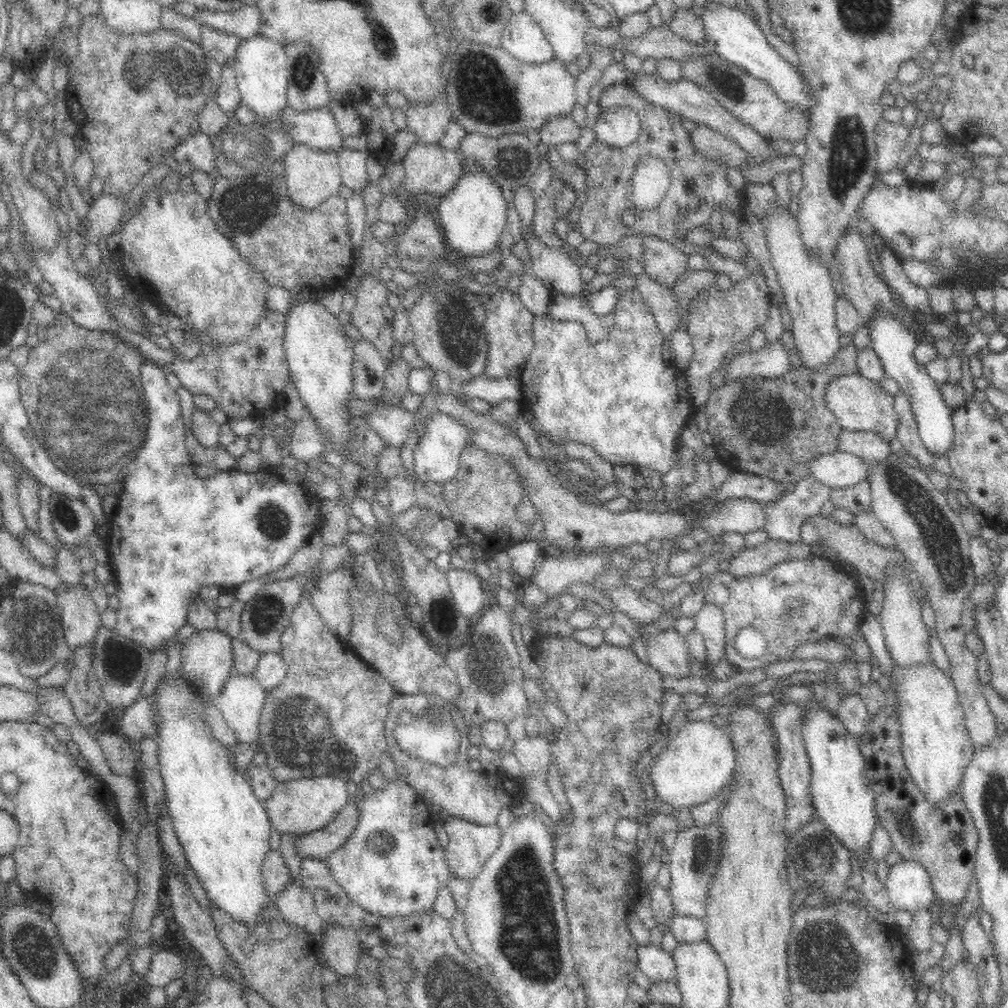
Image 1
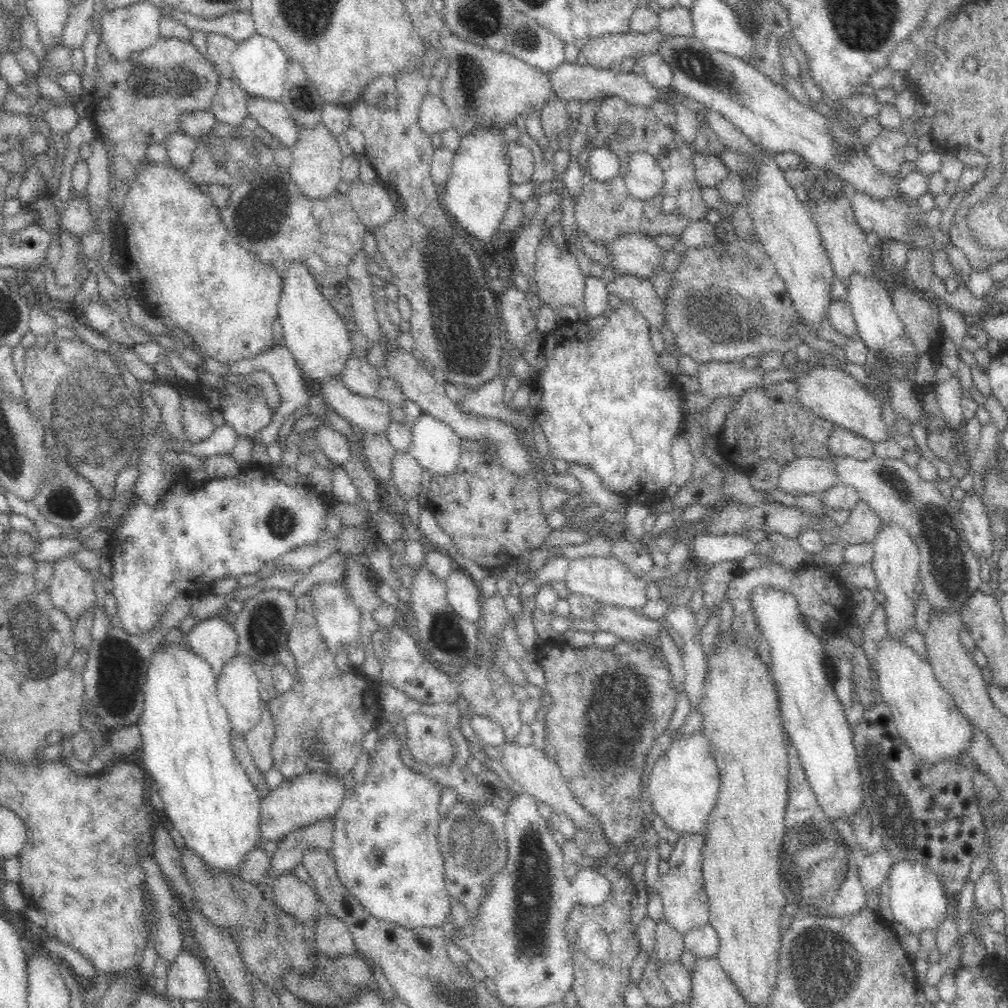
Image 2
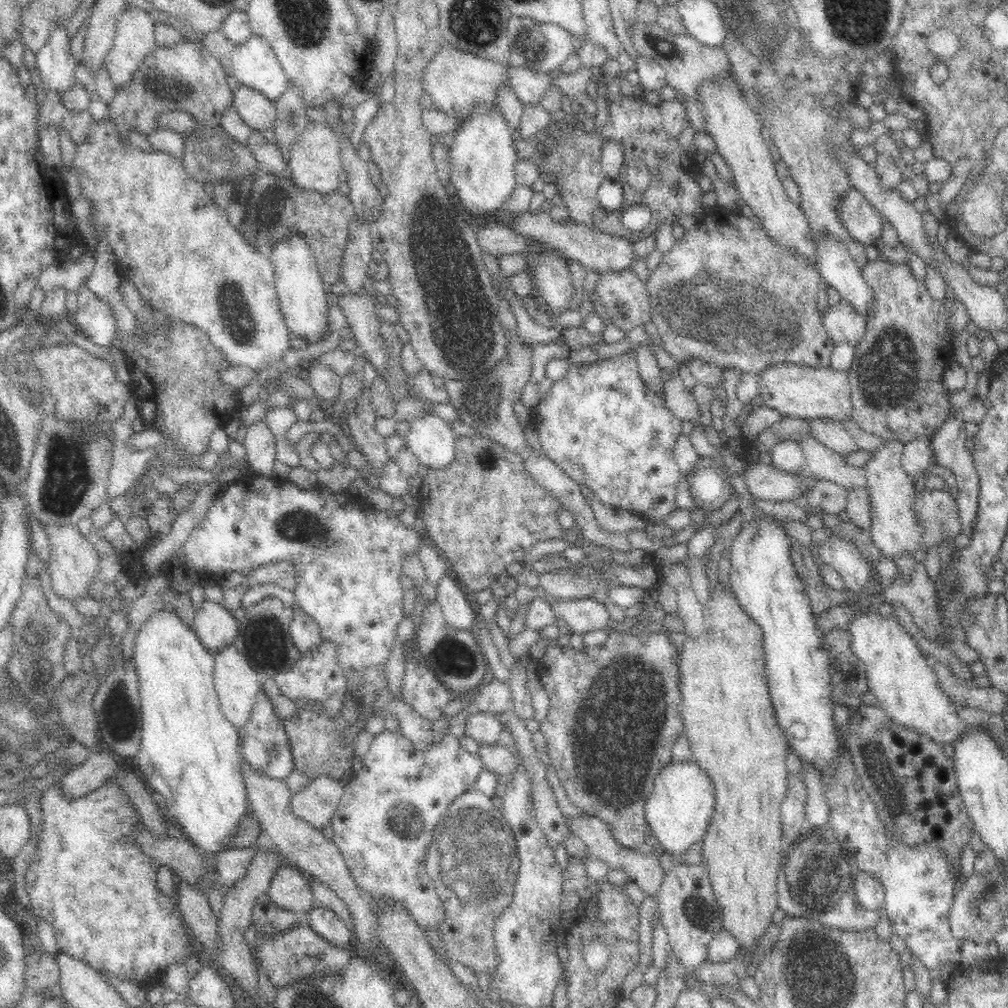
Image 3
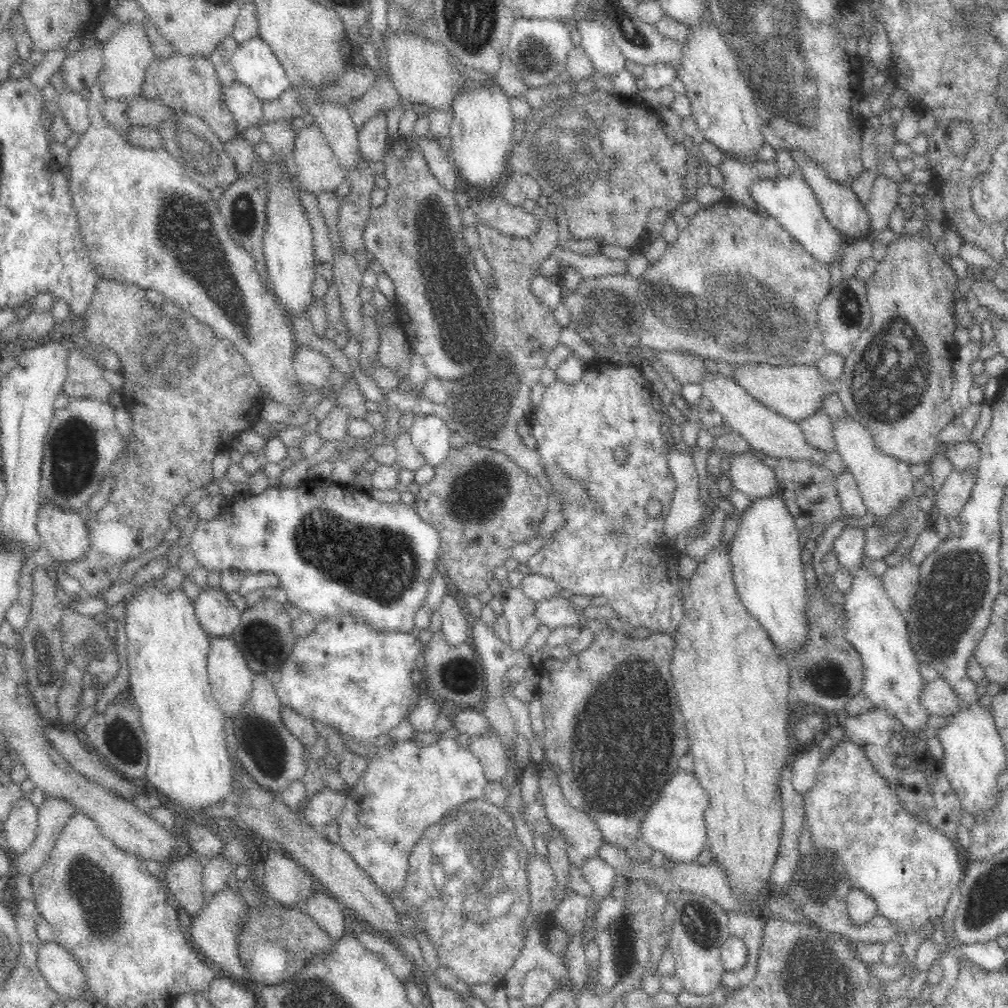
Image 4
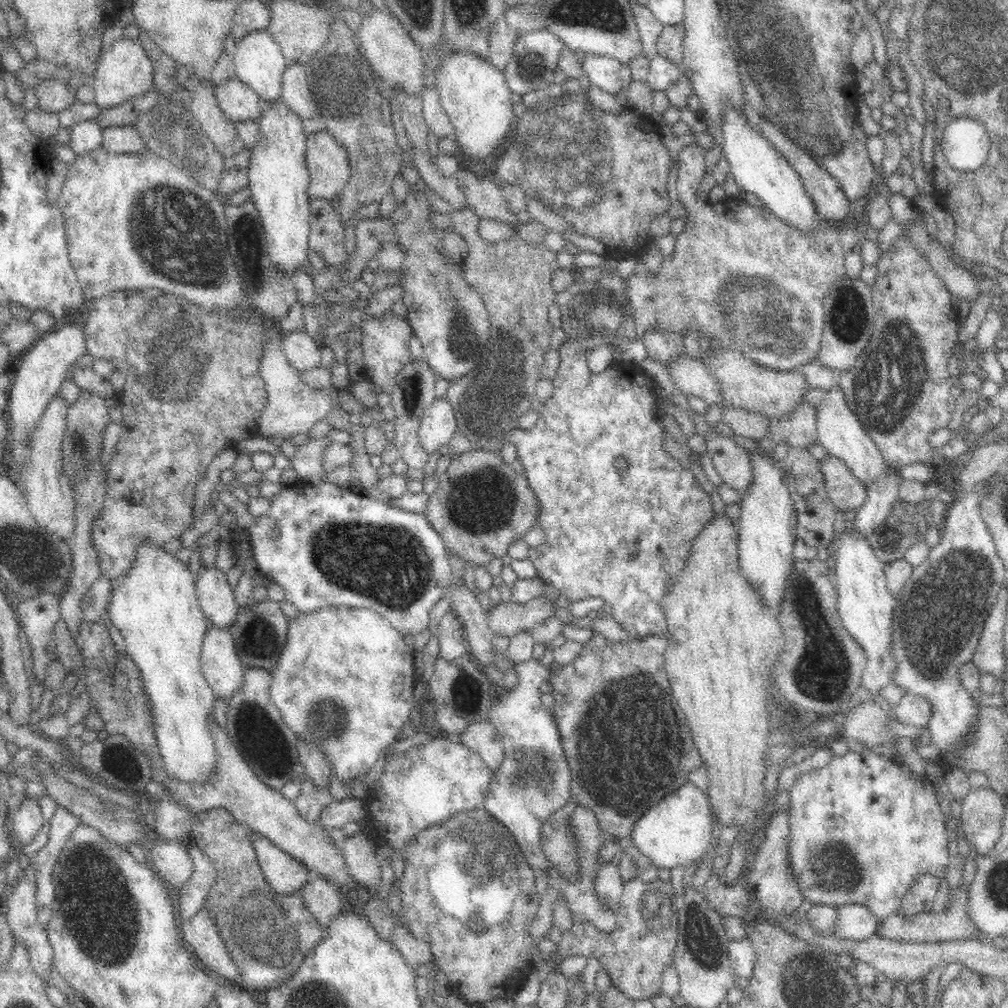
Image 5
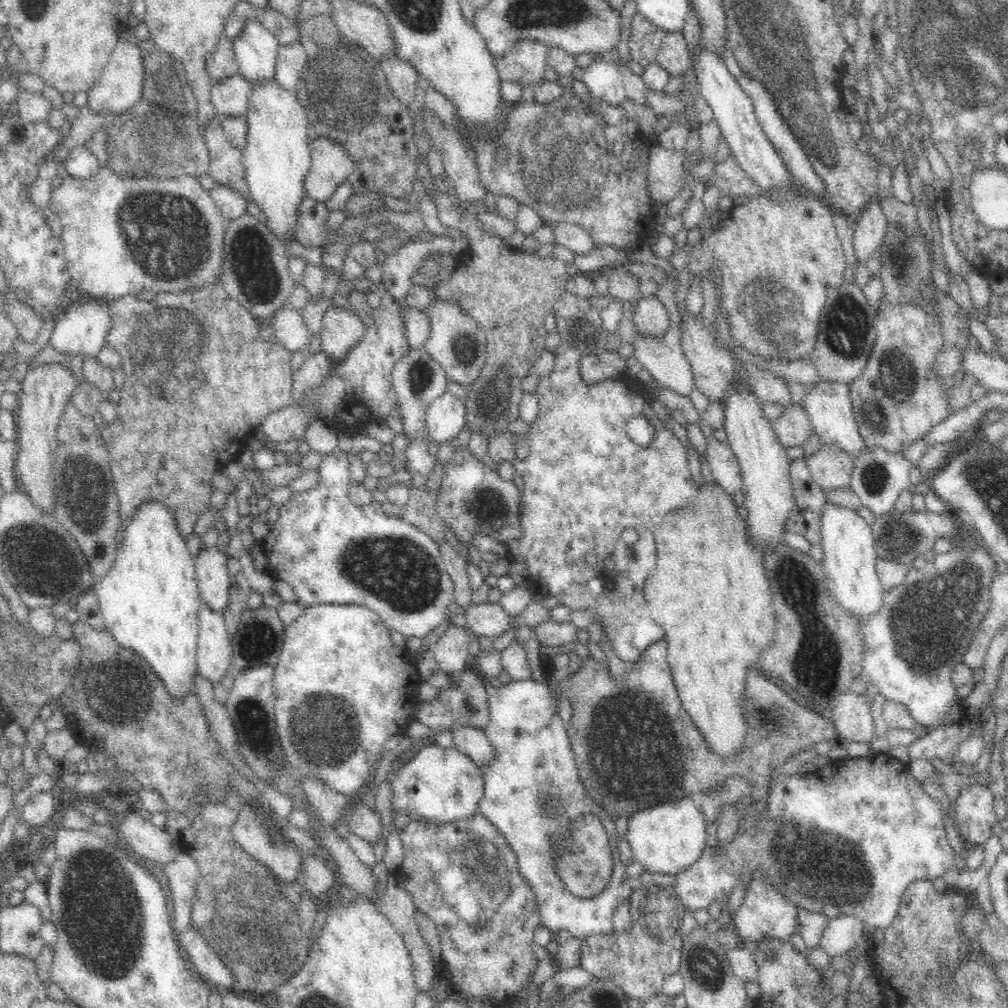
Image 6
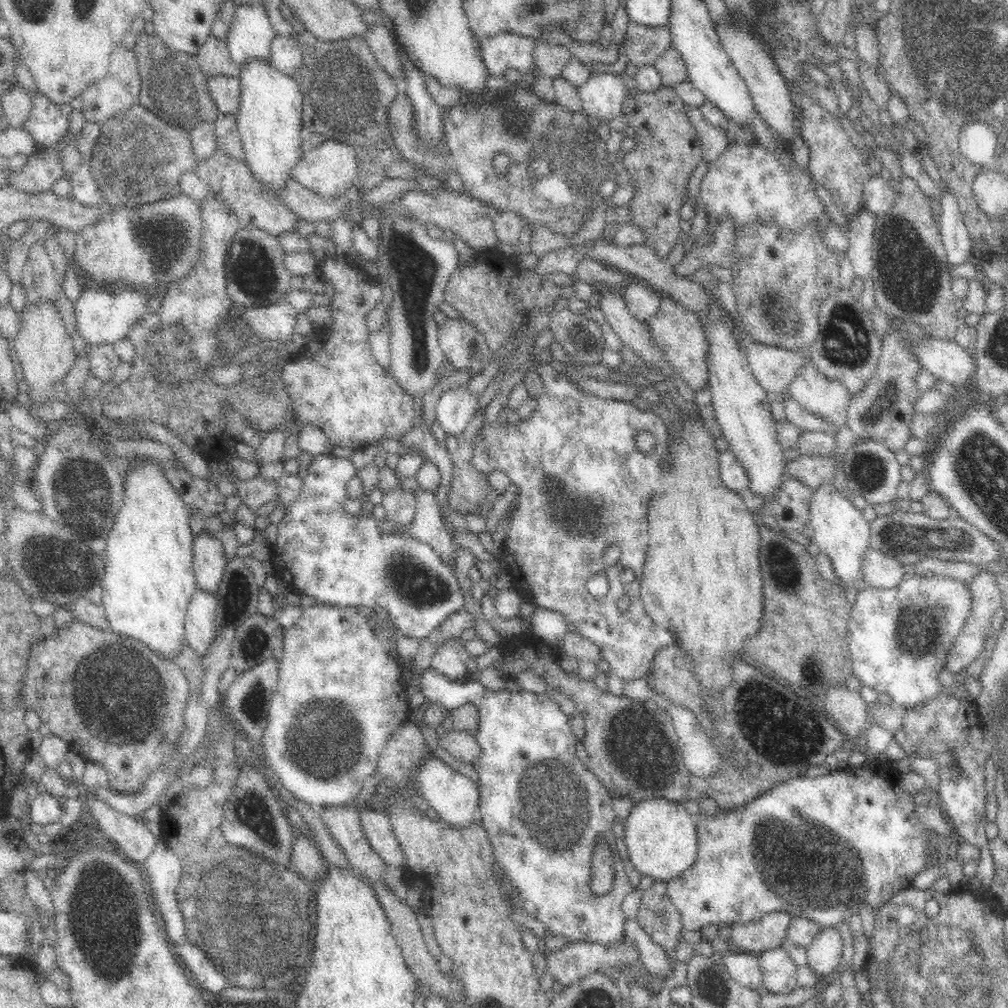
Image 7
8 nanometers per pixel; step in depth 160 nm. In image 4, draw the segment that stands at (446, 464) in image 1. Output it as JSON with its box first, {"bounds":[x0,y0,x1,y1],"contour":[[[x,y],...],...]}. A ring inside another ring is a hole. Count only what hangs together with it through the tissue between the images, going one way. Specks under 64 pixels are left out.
{"bounds":[409,413,451,469],"contour":[[[419,413],[409,429],[414,447],[424,456],[427,464],[436,469],[451,452],[449,425],[441,416]]]}

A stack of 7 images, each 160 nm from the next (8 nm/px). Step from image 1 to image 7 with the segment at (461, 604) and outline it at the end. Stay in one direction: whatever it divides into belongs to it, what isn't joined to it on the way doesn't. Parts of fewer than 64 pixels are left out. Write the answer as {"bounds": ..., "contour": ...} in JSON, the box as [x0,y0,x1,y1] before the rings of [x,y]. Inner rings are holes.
{"bounds":[431,639,469,682],"contour":[[[454,639],[437,648],[431,660],[431,668],[452,682],[462,682],[469,675],[466,666],[469,658],[465,642],[461,639]]]}

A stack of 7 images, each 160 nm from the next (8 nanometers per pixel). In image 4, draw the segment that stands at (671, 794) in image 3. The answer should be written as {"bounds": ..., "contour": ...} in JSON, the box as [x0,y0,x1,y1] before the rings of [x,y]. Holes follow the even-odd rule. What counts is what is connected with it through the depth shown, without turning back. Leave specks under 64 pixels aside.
{"bounds":[639,770,708,864],"contour":[[[678,770],[674,780],[666,783],[656,802],[648,809],[639,828],[639,836],[652,849],[662,853],[675,864],[697,861],[707,850],[708,827],[705,821],[705,810],[708,797],[701,783],[693,774]]]}

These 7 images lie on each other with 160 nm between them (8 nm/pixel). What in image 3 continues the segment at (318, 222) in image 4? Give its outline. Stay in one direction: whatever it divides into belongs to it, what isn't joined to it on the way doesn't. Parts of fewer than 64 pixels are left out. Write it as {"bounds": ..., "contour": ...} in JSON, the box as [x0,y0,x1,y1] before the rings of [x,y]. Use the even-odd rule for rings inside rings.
{"bounds":[246,131,292,181],"contour":[[[251,131],[246,150],[252,153],[258,161],[259,173],[266,173],[292,181],[289,164],[283,159],[276,143],[270,139],[267,133]]]}

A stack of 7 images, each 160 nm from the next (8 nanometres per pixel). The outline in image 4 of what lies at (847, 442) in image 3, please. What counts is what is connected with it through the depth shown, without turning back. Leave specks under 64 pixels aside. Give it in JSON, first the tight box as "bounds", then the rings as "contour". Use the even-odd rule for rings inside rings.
{"bounds":[797,409,835,453],"contour":[[[819,409],[809,418],[797,423],[805,437],[806,443],[817,450],[826,453],[835,448],[833,440],[832,415],[824,409]]]}

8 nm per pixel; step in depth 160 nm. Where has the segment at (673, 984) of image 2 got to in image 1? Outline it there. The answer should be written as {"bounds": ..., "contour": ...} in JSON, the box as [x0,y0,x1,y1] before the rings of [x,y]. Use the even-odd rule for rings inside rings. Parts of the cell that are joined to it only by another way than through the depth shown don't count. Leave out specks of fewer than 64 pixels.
{"bounds":[637,944,678,986],"contour":[[[650,944],[639,946],[637,954],[637,966],[648,977],[650,984],[674,982],[678,986],[678,971],[672,953]]]}

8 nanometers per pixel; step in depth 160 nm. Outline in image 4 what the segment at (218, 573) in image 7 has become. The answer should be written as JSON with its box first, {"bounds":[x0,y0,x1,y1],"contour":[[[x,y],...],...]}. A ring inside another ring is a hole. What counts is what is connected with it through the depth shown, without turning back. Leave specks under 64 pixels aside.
{"bounds":[193,587,241,638],"contour":[[[221,587],[200,589],[193,603],[198,622],[210,638],[232,635],[241,622],[241,612]]]}

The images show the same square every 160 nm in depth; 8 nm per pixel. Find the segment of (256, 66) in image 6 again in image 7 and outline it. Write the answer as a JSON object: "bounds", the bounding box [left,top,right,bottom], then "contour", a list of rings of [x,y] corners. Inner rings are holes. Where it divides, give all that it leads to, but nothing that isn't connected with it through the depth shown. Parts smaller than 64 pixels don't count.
{"bounds":[226,2,276,65],"contour":[[[258,2],[238,5],[234,10],[234,17],[226,34],[226,46],[231,59],[238,65],[244,64],[250,58],[269,60],[270,44],[276,35],[264,5]]]}

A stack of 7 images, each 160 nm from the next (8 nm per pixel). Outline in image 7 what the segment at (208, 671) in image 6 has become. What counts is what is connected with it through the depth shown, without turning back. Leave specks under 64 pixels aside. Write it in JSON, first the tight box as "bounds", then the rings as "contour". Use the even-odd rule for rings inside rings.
{"bounds":[184,584,217,655],"contour":[[[197,584],[192,598],[186,604],[184,614],[184,638],[190,648],[198,655],[204,654],[208,644],[214,638],[214,616],[217,611],[217,599]]]}

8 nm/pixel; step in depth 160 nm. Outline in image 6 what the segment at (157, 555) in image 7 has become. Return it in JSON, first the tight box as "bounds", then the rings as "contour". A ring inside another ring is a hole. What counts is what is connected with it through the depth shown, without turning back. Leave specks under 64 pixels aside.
{"bounds":[94,499,203,696],"contour":[[[158,499],[145,501],[126,522],[122,540],[117,542],[117,554],[110,571],[96,582],[94,590],[106,630],[124,648],[137,652],[162,679],[172,696],[182,696],[192,689],[192,678],[197,672],[197,612],[203,600],[197,587],[194,557],[191,556],[186,537],[177,525],[174,511]]]}

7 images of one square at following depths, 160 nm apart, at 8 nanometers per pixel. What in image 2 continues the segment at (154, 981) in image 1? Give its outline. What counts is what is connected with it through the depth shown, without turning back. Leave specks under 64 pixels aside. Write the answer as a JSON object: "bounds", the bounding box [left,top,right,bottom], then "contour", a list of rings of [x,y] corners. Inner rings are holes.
{"bounds":[165,952,212,1002],"contour":[[[182,952],[174,966],[168,968],[165,988],[169,996],[178,1000],[204,1002],[208,1000],[212,986],[212,981],[204,970],[204,964],[188,952]]]}

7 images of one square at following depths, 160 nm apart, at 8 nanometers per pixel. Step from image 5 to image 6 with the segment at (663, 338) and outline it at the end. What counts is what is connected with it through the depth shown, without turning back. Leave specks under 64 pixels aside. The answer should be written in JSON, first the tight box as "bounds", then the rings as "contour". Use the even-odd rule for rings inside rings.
{"bounds":[633,295,669,336],"contour":[[[656,295],[641,297],[633,312],[635,330],[642,336],[662,336],[669,327],[668,311]]]}

